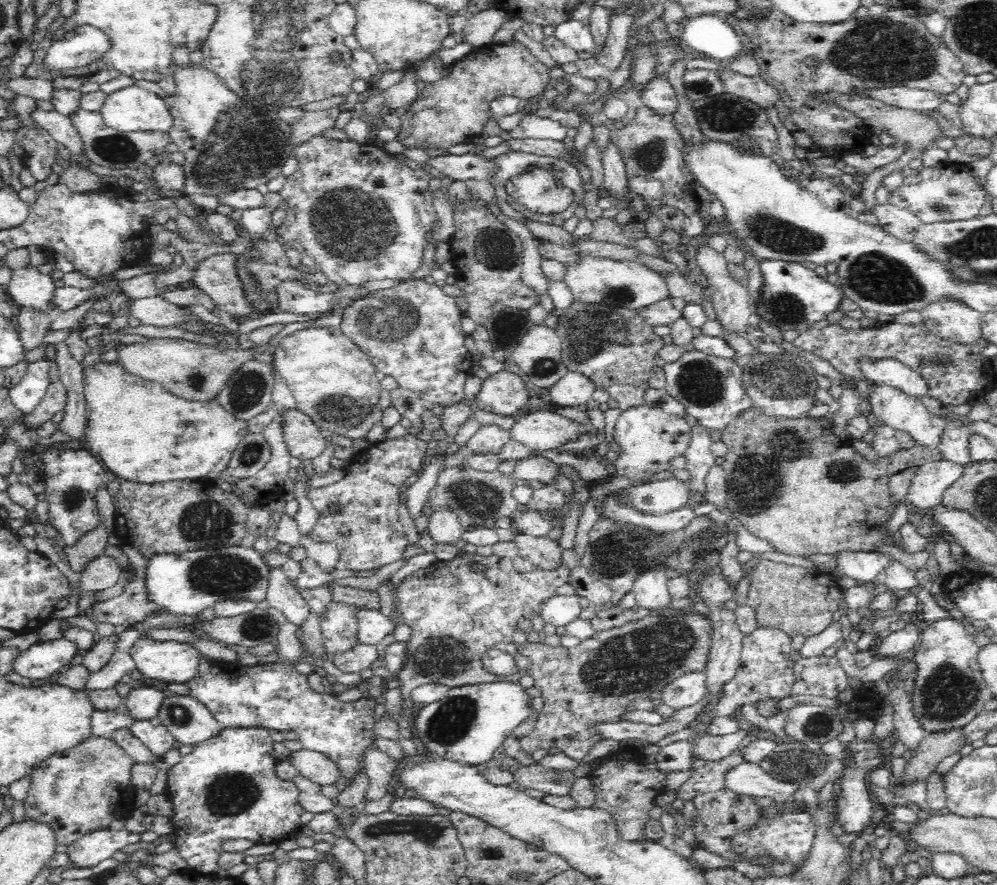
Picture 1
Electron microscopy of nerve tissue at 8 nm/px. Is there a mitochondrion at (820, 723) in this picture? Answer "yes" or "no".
yes

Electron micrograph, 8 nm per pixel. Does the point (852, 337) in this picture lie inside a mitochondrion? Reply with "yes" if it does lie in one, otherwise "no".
no

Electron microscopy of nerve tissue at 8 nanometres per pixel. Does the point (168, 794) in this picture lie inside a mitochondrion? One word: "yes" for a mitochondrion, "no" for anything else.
no

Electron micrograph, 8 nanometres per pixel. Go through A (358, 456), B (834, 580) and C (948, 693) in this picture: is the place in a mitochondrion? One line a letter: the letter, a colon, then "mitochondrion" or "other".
A: other
B: other
C: mitochondrion

